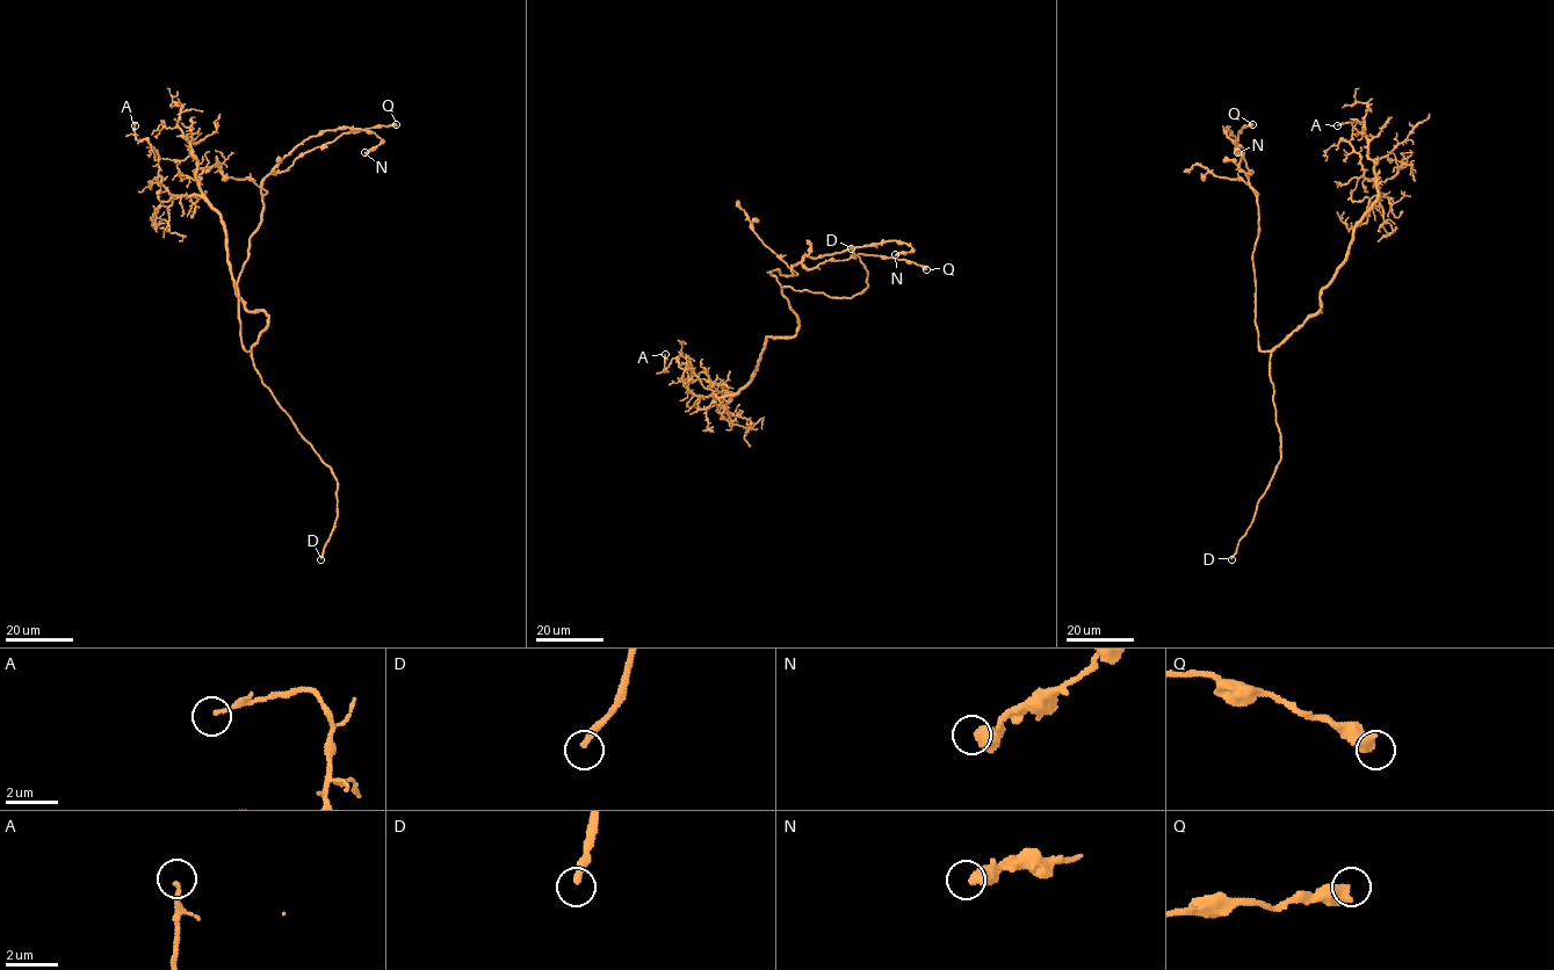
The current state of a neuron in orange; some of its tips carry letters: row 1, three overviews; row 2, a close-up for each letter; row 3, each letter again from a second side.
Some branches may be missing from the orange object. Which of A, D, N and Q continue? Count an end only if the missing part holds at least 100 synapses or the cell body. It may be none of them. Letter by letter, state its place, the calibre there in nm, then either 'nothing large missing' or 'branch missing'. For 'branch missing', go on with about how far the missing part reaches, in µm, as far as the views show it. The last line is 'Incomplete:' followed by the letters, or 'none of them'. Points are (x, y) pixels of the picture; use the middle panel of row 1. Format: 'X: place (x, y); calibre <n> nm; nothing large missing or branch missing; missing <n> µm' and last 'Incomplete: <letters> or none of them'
A: place (665, 354); calibre 150 nm; nothing large missing
D: place (851, 248); calibre 240 nm; branch missing; missing 9 µm
N: place (895, 254); calibre 500 nm; nothing large missing
Q: place (926, 269); calibre 550 nm; nothing large missing
Incomplete: D

